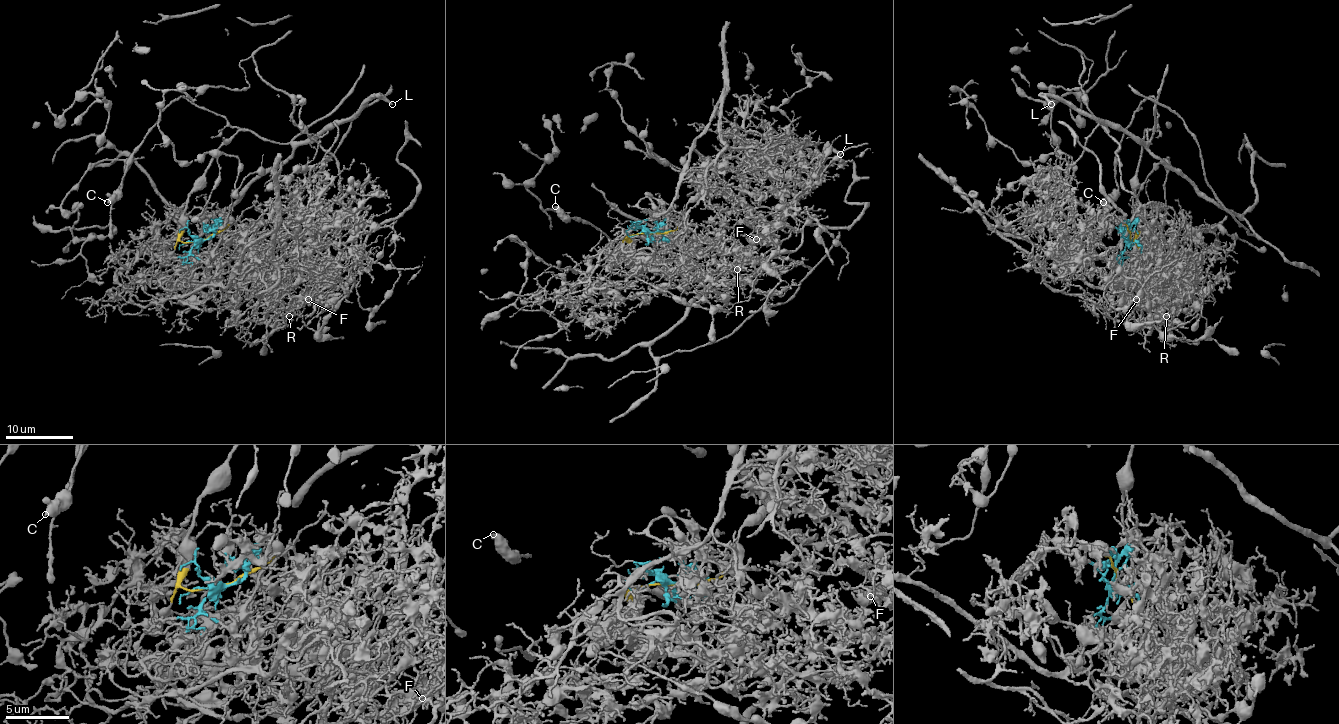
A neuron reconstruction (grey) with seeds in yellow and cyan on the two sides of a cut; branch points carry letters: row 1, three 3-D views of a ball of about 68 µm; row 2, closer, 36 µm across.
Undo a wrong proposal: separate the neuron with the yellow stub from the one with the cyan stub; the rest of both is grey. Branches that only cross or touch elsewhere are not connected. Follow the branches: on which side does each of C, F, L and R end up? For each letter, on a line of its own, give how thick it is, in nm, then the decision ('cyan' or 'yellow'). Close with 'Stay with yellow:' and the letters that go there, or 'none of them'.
C: 500 nm | yellow
F: 80 nm | cyan
L: 260 nm | yellow
R: 110 nm | cyan
Stay with yellow: C, L

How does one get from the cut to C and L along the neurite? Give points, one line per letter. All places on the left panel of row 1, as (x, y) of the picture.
C: (202, 240), (180, 240), (188, 192), (212, 155), (244, 130), (181, 96), (159, 115), (107, 203)
L: (202, 240), (180, 240), (188, 192), (212, 155), (240, 130), (279, 143), (308, 143), (376, 96), (393, 105)

